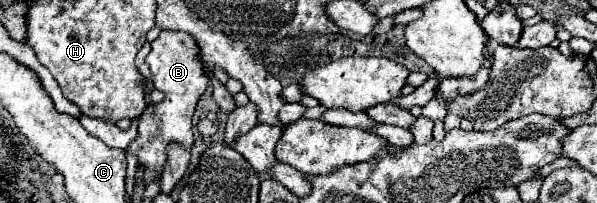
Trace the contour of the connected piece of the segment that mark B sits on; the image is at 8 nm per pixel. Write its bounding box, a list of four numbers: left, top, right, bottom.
[129,31,209,183]

